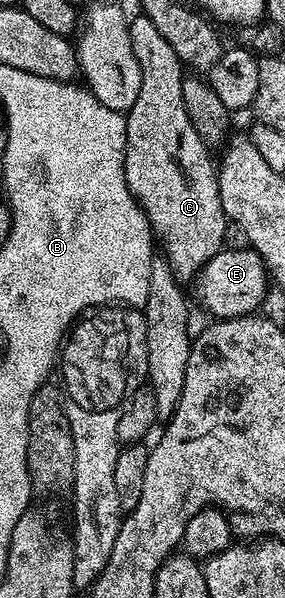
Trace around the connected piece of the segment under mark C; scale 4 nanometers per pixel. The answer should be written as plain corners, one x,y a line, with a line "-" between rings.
130,17
128,23
131,52
135,52
135,60
139,60
141,83
135,104
125,114
125,179
134,200
149,221
149,229
153,231
169,267
178,279
192,279
205,267
207,260
223,249
225,242
227,219
218,198
215,162
209,159
210,151
205,141
199,132
195,132
187,108
183,108
183,67
171,44
159,36
159,28
155,28
149,18

